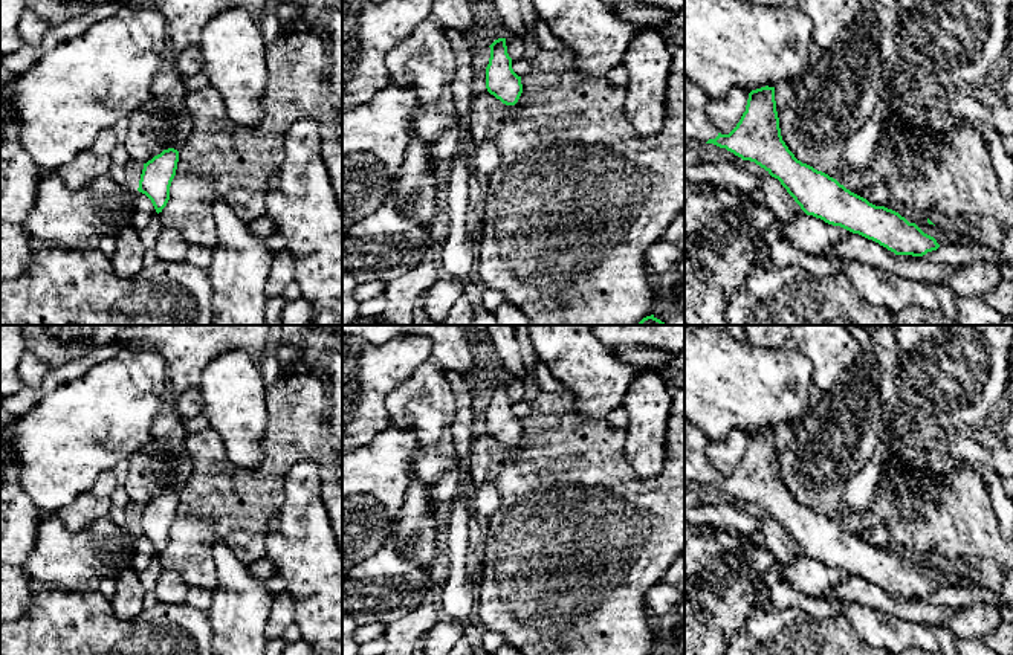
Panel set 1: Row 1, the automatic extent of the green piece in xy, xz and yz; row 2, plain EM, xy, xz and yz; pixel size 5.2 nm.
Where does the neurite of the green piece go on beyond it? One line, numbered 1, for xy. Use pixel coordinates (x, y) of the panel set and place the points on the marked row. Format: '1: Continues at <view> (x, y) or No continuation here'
1: No continuation here

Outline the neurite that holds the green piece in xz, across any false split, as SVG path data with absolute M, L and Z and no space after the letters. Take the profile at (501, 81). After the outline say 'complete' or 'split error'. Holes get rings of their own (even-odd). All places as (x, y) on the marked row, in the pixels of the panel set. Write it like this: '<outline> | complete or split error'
M506 38L495 40L490 46L486 67L486 89L506 105L515 105L523 93L521 76L512 69Z | complete

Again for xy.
M168 148L144 163L138 191L151 200L157 214L170 200L170 186L176 176L177 162L179 151Z | complete

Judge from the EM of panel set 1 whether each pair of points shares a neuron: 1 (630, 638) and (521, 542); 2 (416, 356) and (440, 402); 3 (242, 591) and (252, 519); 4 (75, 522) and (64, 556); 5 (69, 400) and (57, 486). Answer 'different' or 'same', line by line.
1: same
2: different
3: different
4: different
5: same

